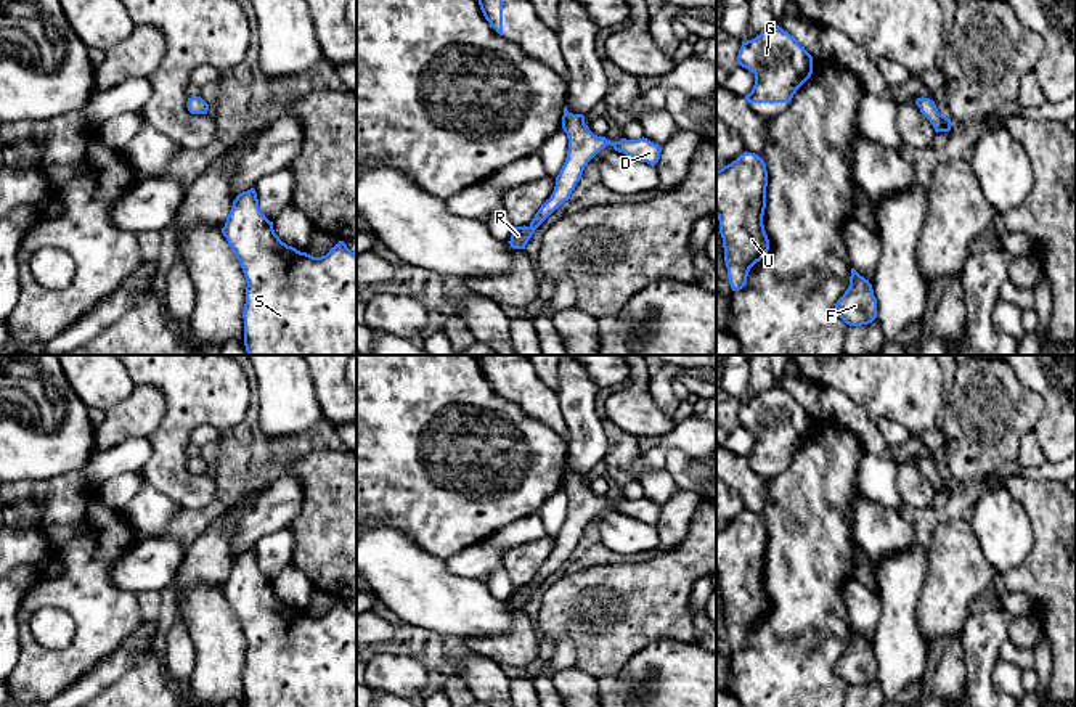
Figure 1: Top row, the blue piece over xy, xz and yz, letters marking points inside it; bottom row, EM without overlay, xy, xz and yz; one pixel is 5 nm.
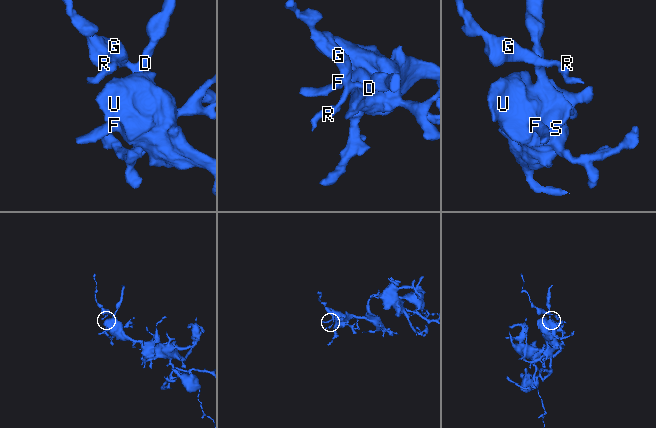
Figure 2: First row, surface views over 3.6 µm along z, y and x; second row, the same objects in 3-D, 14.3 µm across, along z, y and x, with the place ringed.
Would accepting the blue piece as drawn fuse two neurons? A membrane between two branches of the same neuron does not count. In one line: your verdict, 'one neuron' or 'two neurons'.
one neuron

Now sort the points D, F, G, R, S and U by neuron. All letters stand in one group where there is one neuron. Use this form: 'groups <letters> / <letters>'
groups D F G R S U

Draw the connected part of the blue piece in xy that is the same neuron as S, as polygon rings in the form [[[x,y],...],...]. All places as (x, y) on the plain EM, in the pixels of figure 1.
[[[254,548],[233,561],[222,588],[246,636],[244,705],[246,707],[357,707],[357,614],[339,601],[326,615],[313,617],[279,599],[259,567]]]

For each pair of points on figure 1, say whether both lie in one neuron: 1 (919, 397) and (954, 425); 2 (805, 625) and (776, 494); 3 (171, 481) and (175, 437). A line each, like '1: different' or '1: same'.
1: different
2: same
3: same

